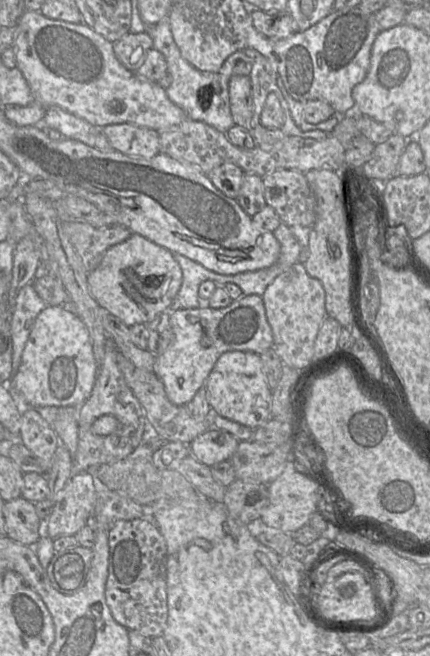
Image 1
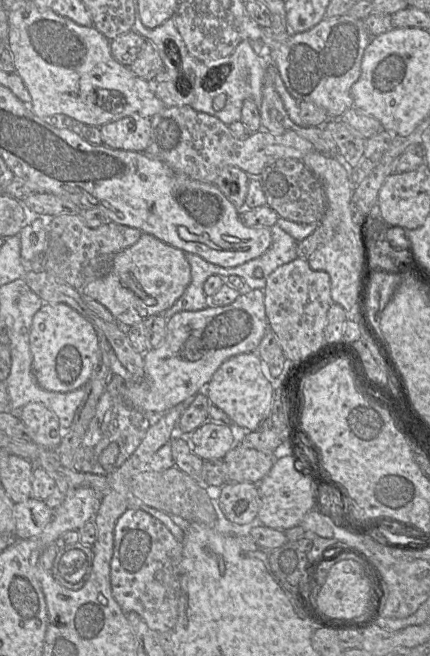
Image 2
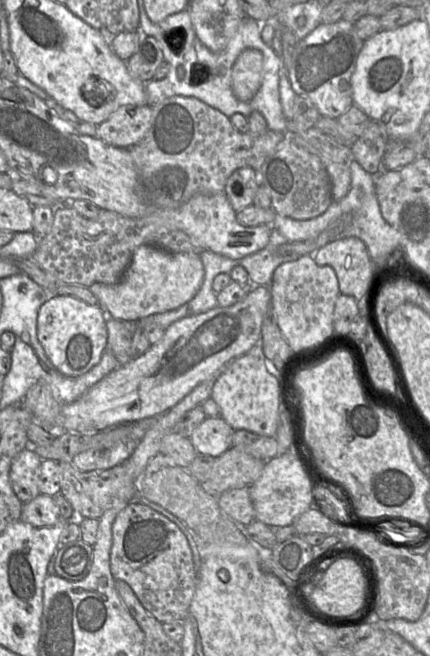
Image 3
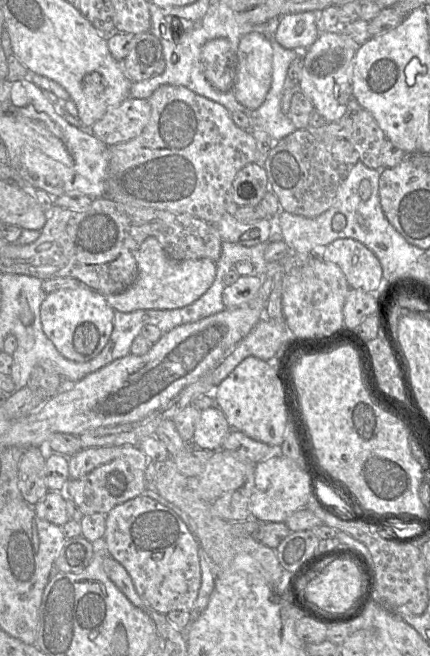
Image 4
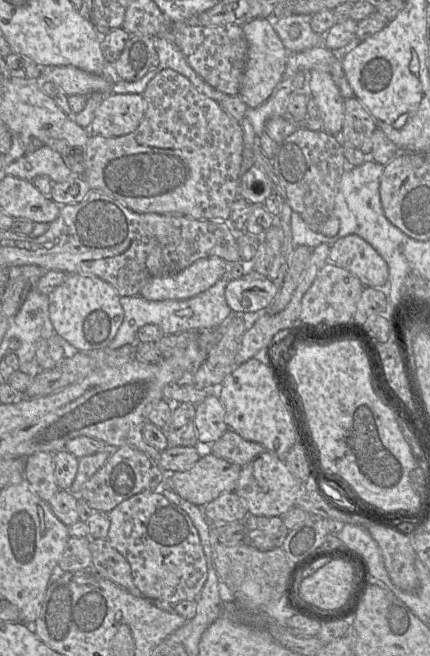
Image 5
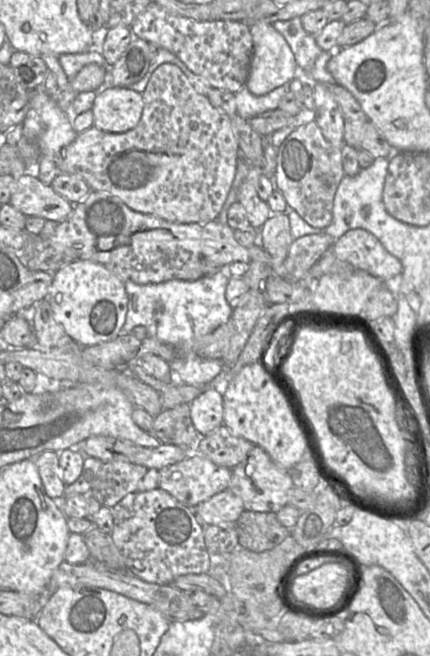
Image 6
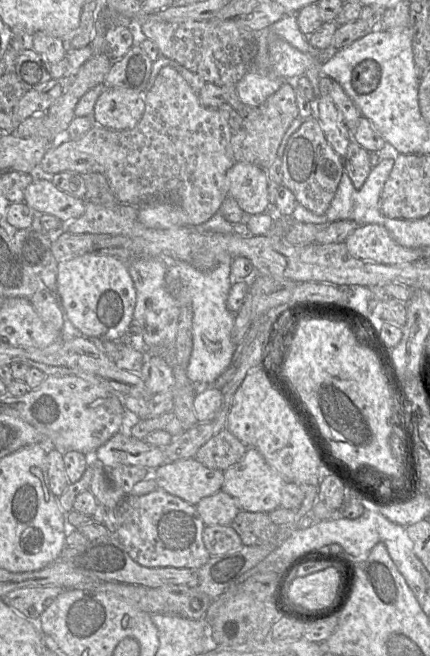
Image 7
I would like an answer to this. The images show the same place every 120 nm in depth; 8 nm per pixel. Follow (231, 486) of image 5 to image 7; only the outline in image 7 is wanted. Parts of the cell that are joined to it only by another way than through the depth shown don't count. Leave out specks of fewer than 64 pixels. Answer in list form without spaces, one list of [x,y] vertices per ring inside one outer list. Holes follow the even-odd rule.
[[[195,457],[165,462],[150,471],[158,489],[177,496],[192,505],[196,505],[202,498],[220,491],[224,481],[223,471],[204,466]]]

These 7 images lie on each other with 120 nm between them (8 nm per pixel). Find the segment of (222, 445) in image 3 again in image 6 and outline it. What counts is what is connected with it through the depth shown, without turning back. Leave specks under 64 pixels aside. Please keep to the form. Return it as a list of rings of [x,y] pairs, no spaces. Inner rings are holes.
[[[205,386],[190,403],[192,423],[200,436],[216,430],[223,424],[223,389]]]

